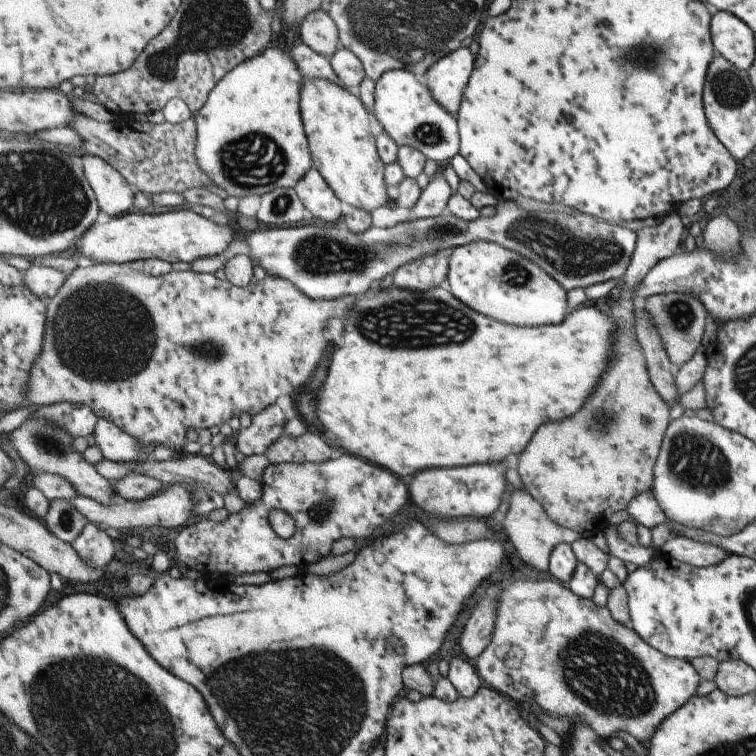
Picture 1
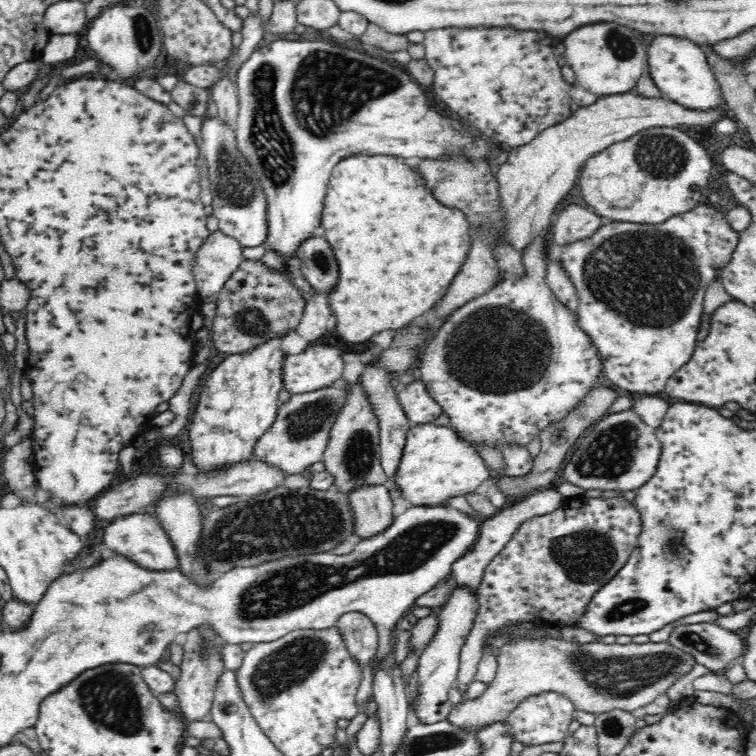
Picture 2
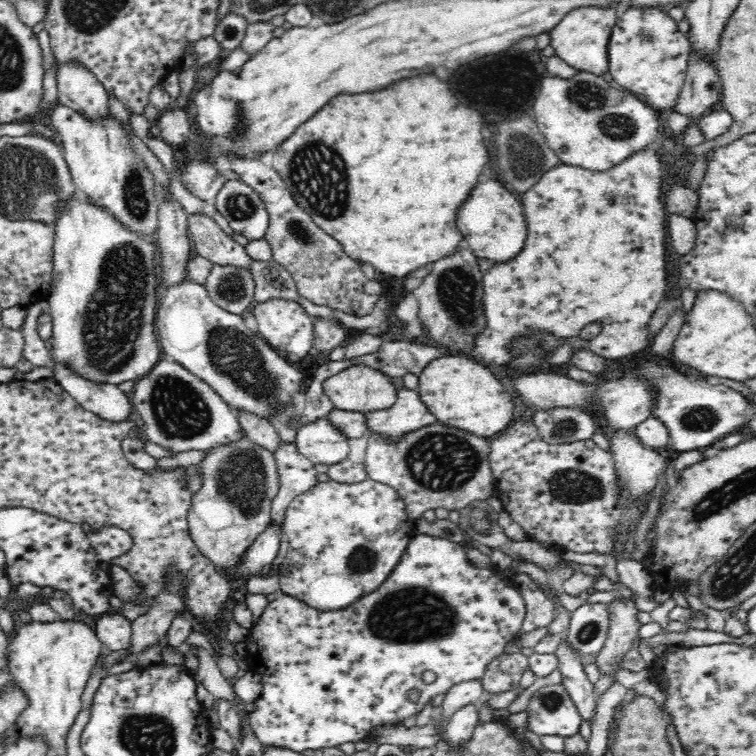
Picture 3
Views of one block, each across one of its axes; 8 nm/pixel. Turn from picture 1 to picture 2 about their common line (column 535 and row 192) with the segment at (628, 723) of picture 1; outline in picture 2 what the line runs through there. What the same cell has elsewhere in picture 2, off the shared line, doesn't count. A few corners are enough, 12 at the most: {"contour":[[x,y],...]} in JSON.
{"contour":[[654,126],[586,158],[606,221],[658,224],[699,205],[712,156]]}

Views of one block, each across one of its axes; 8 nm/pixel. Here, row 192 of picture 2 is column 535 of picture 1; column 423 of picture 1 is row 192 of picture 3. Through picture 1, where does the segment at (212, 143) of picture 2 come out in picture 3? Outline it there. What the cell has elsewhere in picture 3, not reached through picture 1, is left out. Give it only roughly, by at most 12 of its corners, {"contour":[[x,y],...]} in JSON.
{"contour":[[226,181],[215,207],[235,234],[265,238],[268,211],[244,181]]}

